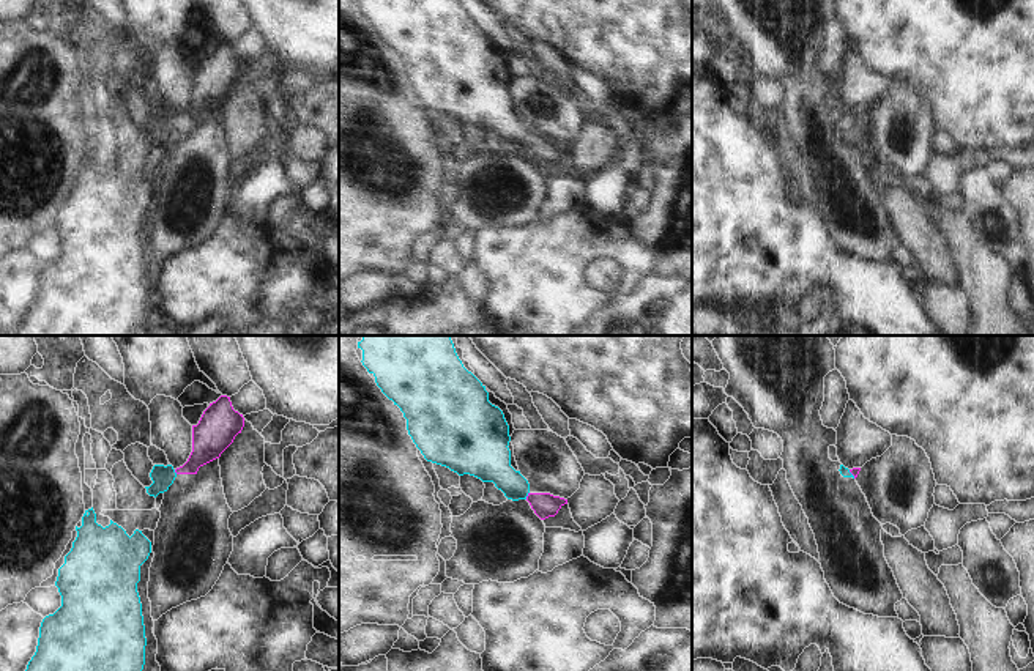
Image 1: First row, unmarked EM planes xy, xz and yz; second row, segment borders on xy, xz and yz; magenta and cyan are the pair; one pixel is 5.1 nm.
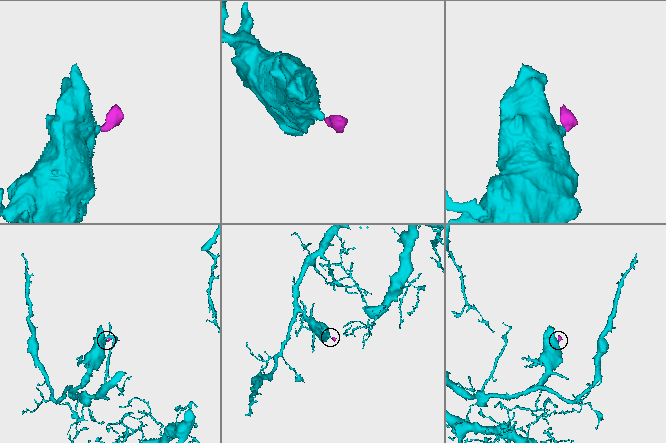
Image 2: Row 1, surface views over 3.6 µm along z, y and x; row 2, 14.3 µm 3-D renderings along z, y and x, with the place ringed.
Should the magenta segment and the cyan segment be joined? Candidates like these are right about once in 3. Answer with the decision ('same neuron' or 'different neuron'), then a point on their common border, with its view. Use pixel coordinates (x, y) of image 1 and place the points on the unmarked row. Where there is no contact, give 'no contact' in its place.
same neuron | xz (528, 142)

